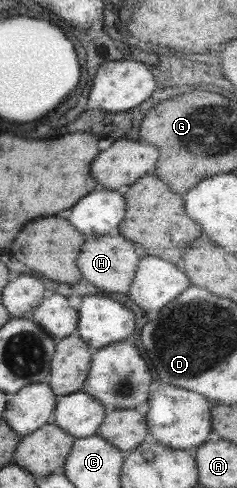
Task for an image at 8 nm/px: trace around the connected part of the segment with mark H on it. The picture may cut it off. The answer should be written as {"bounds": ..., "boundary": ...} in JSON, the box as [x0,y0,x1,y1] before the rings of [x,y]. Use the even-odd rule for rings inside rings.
{"bounds":[76,235,138,293],"boundary":[[[100,235],[94,237],[92,241],[86,241],[80,245],[80,253],[76,255],[76,266],[83,277],[90,285],[104,289],[104,291],[114,291],[114,293],[127,293],[128,285],[132,283],[136,263],[138,263],[138,247],[120,235]]]}

